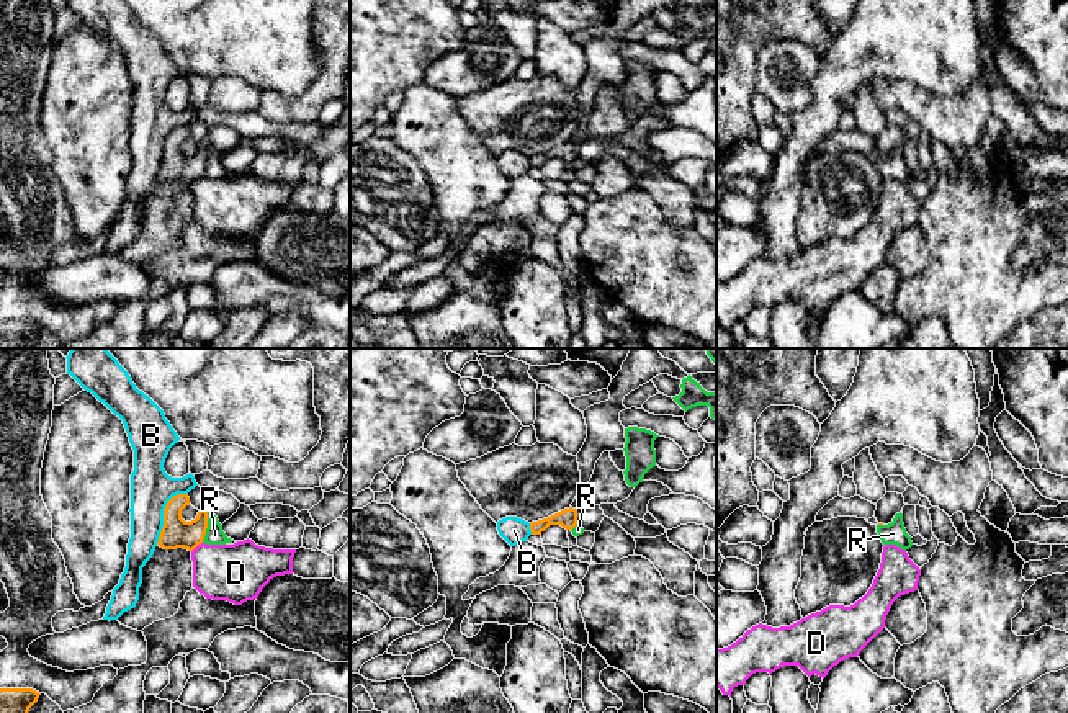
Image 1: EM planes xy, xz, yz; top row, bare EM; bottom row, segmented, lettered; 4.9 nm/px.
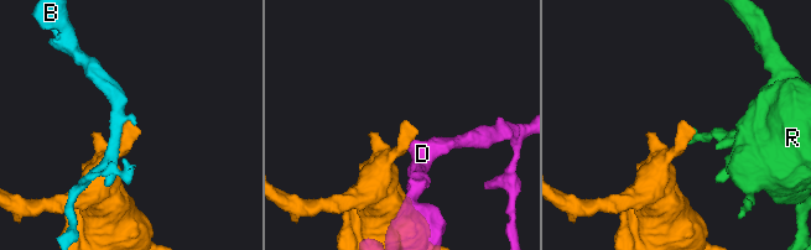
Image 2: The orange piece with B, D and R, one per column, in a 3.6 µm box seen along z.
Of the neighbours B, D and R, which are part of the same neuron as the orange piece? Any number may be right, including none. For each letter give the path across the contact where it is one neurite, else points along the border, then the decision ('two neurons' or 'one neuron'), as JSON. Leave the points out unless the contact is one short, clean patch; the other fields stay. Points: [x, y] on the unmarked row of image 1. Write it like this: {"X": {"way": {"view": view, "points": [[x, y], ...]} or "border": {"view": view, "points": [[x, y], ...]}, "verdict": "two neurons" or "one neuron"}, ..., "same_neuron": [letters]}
{"B": {"verdict": "two neurons"}, "D": {"verdict": "two neurons"}, "R": {"border": {"view": "xy", "points": [[208, 146], [208, 161], [201, 175]]}, "verdict": "two neurons"}, "same_neuron": []}

